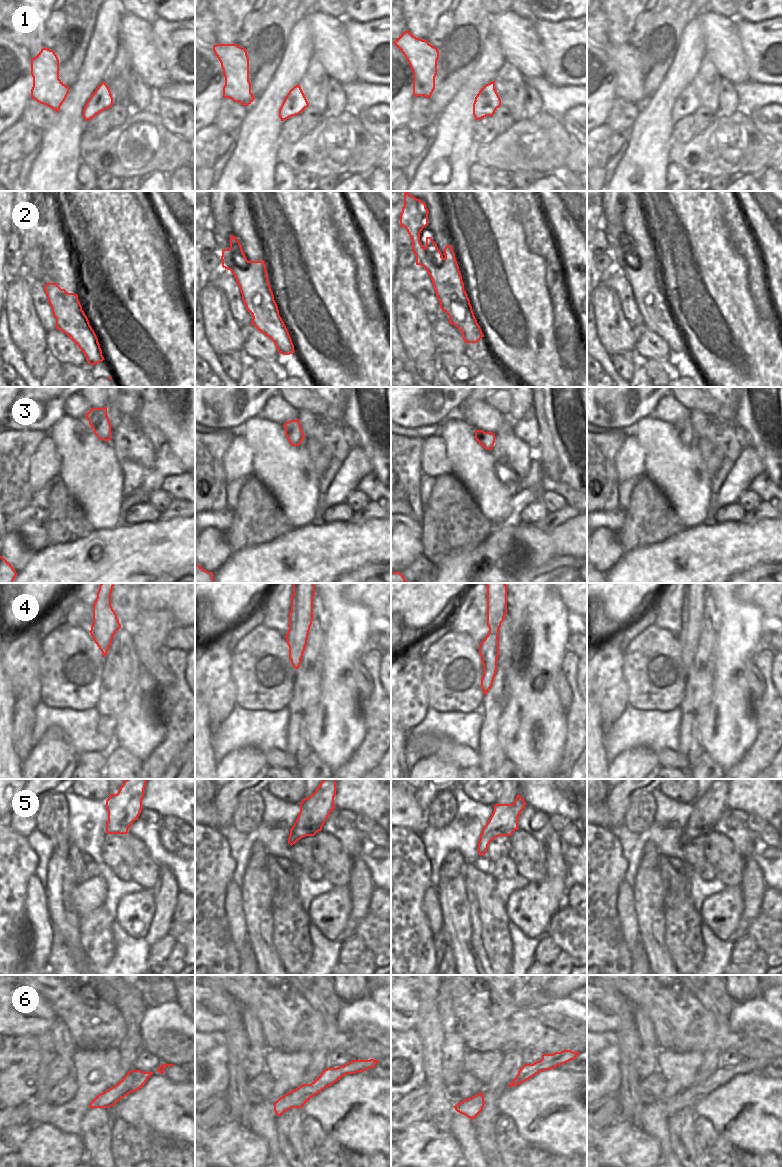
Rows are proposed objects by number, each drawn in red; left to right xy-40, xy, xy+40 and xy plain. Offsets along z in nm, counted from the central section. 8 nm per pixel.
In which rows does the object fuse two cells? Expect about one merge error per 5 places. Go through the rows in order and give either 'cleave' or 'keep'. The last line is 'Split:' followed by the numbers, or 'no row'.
1: keep
2: keep
3: keep
4: keep
5: cleave
6: keep
Split: 5

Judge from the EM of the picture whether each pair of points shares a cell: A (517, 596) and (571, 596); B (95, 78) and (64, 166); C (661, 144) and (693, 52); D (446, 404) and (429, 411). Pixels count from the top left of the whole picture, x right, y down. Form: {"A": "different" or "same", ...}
{"A": "different", "B": "same", "C": "same", "D": "same"}

